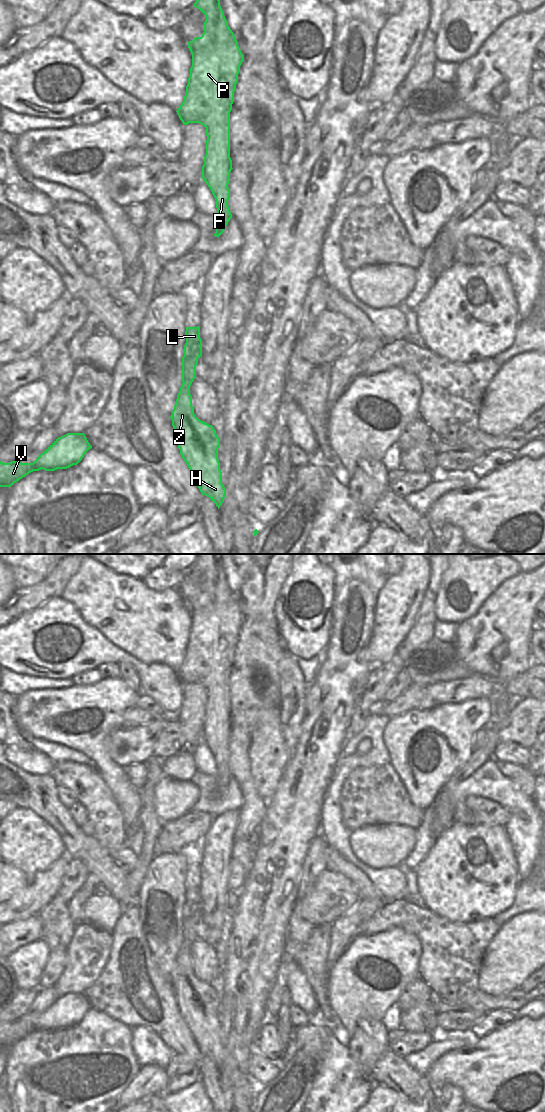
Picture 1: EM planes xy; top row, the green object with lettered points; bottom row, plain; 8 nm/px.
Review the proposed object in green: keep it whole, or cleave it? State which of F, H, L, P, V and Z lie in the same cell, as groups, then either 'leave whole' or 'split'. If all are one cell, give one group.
F H L P Z / V | split

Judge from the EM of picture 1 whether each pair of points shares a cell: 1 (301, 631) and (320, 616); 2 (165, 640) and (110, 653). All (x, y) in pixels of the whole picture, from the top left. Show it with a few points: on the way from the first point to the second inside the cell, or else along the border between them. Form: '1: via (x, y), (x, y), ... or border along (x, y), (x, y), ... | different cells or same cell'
1: via (306, 628), (315, 619) | same cell
2: border along (104, 636), (143, 663) | different cells

